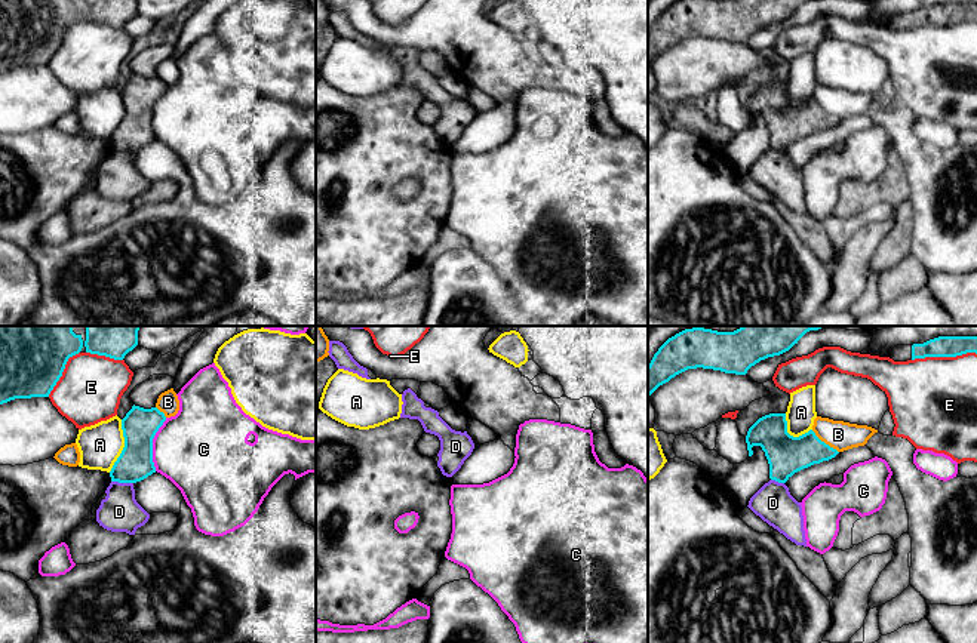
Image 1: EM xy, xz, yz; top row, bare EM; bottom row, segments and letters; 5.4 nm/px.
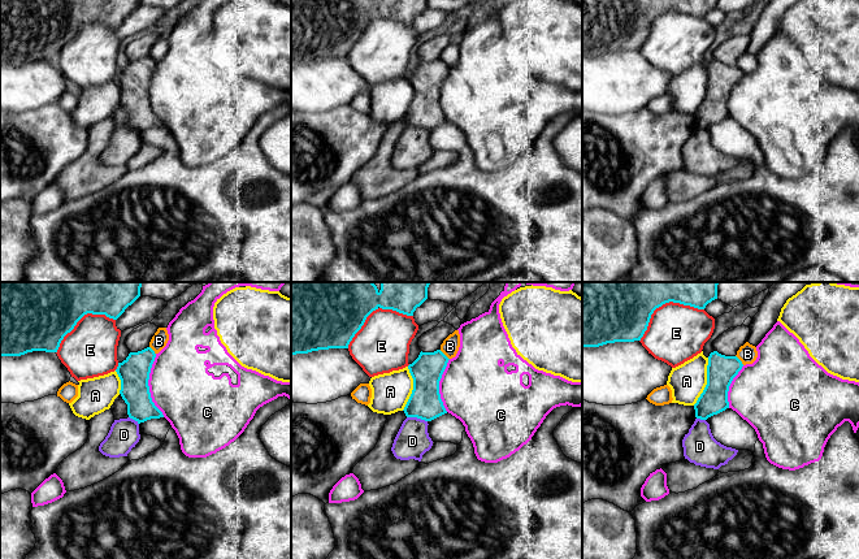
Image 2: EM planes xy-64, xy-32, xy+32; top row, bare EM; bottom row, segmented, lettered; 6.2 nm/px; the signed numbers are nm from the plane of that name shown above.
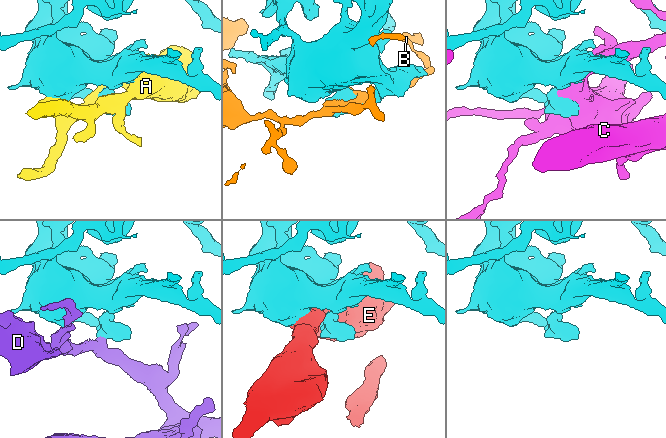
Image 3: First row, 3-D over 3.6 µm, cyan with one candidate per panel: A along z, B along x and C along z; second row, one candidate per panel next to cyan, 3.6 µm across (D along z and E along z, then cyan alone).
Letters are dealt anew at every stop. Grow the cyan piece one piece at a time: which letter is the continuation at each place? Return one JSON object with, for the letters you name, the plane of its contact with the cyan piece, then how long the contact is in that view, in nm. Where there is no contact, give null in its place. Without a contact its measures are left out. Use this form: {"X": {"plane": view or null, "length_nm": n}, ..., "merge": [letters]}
{"D": {"plane": "xy", "length_nm": 120}, "merge": ["D"]}

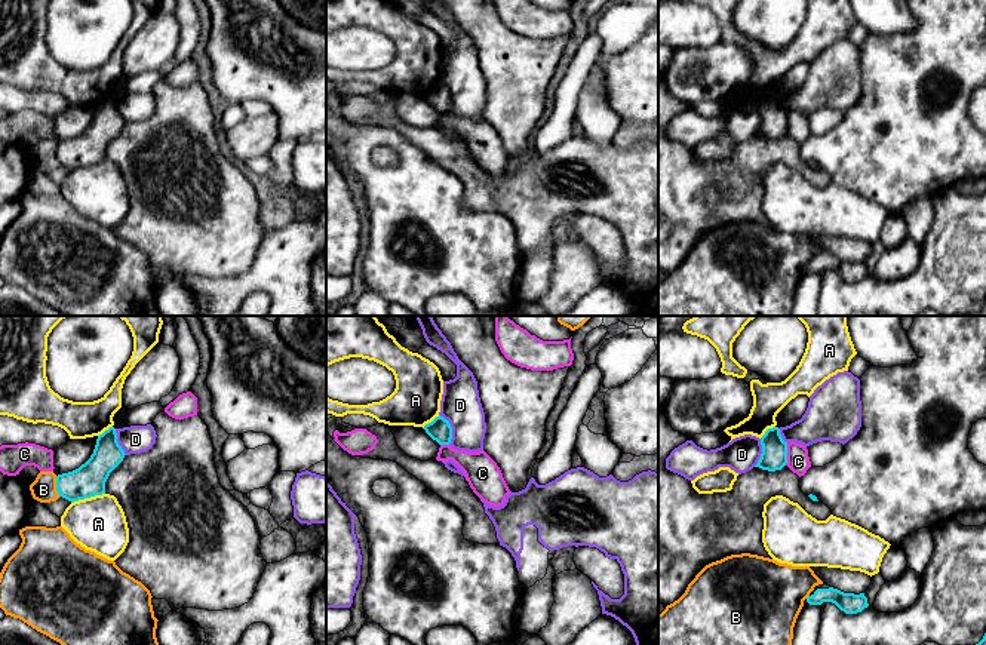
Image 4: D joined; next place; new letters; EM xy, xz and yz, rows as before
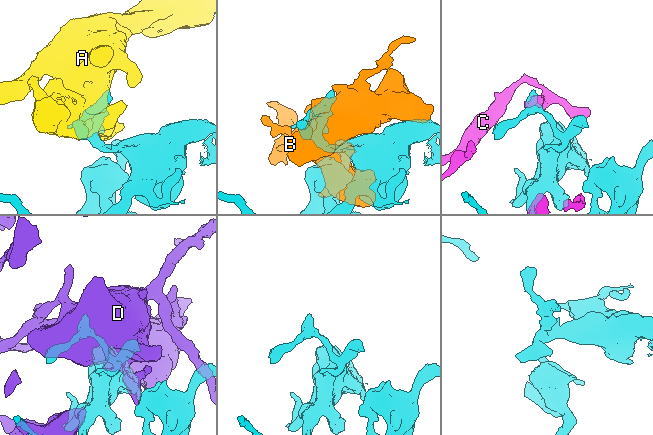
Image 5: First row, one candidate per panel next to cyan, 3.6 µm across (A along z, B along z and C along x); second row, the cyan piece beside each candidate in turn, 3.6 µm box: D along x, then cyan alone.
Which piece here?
{"merge": []}

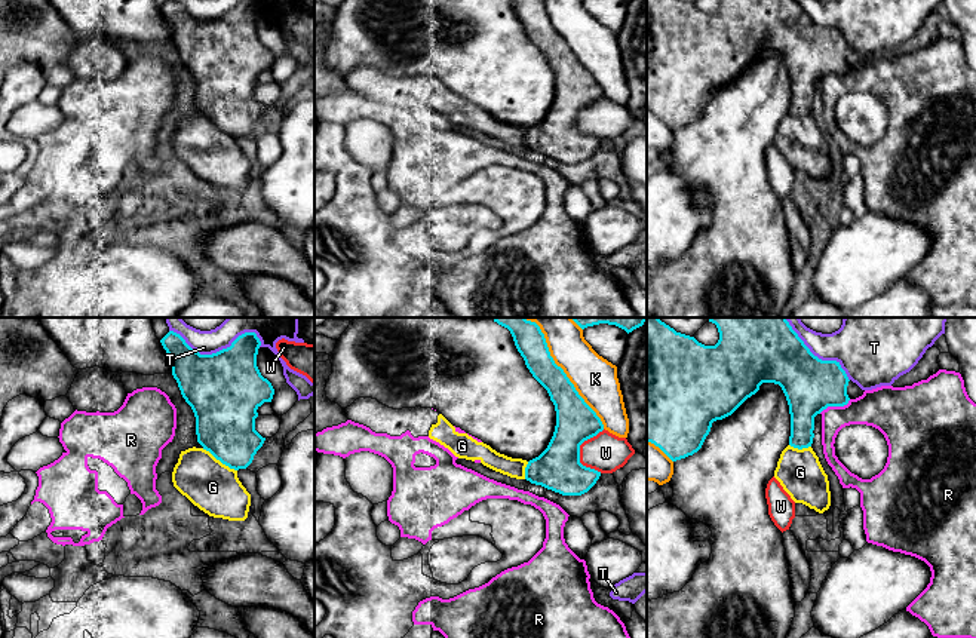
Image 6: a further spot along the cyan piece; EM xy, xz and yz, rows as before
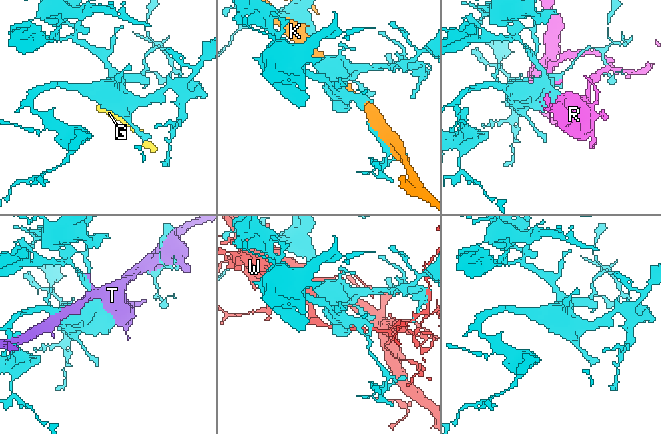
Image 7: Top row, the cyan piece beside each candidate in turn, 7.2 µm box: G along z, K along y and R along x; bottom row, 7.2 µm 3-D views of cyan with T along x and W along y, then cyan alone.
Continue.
{"G": {"plane": "xy", "length_nm": 220}, "merge": ["G"]}

